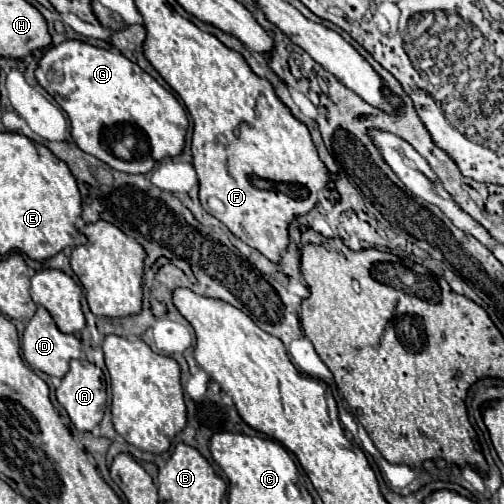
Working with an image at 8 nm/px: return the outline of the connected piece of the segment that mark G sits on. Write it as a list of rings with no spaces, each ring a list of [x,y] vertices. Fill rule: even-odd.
[[[66,40],[42,56],[36,78],[68,114],[78,148],[110,168],[148,174],[156,162],[182,154],[188,132],[186,110],[170,90],[120,52]]]

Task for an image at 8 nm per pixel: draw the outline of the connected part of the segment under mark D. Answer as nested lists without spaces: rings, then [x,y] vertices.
[[[38,306],[34,318],[26,324],[26,330],[24,330],[24,336],[22,336],[22,352],[24,352],[26,362],[34,370],[42,370],[52,378],[62,378],[68,372],[68,362],[72,358],[82,356],[82,342],[74,334],[60,332],[58,326],[54,324],[50,312],[44,306]]]

